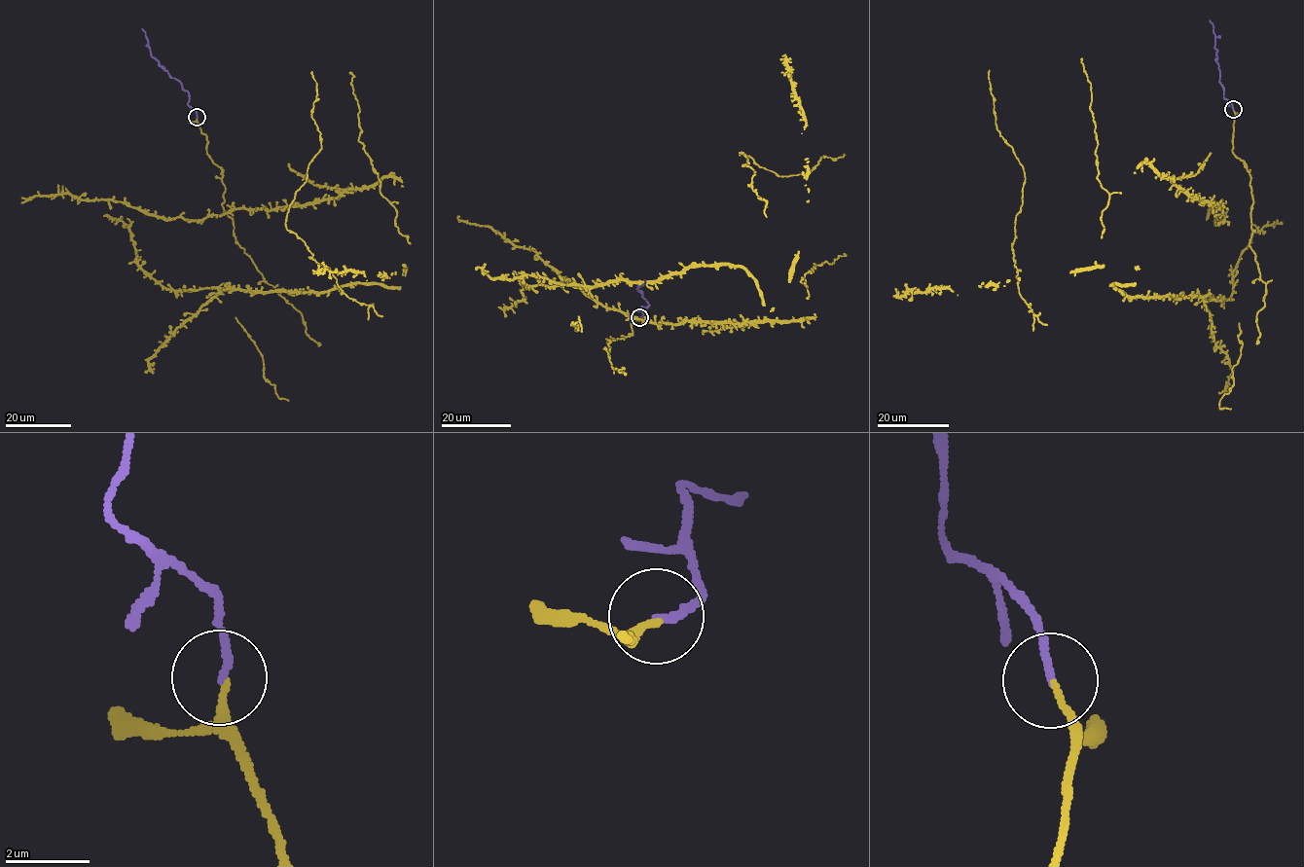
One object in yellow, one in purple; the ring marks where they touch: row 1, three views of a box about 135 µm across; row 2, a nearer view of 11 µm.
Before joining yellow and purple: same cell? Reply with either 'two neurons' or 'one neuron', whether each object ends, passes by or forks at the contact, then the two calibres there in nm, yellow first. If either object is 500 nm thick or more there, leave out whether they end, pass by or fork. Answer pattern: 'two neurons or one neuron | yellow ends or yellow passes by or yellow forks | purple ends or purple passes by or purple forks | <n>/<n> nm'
one neuron | yellow ends | purple ends | 160/170 nm

